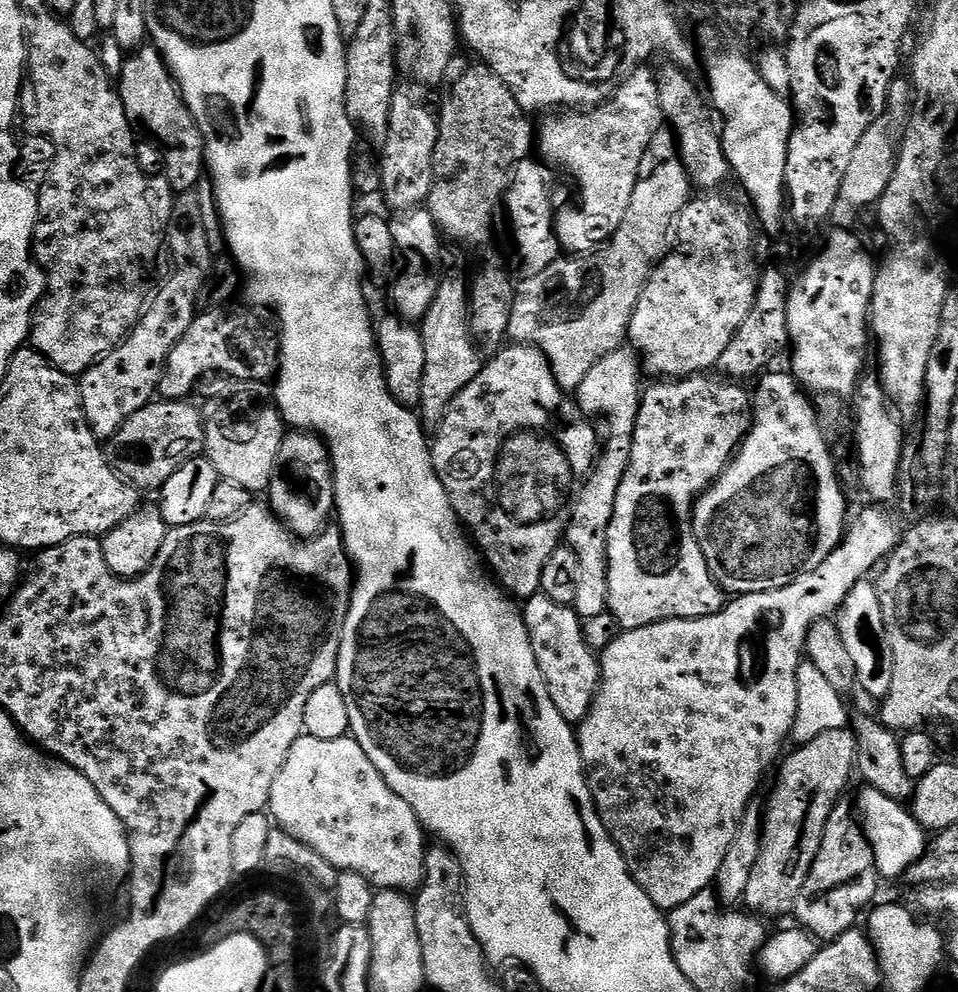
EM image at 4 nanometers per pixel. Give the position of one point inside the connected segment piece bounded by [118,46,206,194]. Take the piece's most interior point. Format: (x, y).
(153, 101)

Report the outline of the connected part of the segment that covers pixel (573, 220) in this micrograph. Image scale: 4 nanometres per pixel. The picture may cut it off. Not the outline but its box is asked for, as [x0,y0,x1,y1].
[538,66,662,253]

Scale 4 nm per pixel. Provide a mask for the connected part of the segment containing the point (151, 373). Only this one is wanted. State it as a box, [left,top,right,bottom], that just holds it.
[79,267,206,442]

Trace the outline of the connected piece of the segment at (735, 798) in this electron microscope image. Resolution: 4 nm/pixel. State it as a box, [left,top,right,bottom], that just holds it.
[578,578,842,908]

